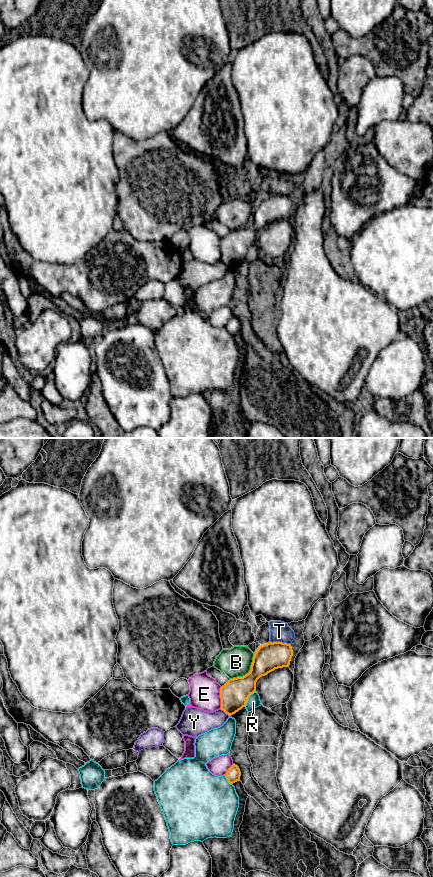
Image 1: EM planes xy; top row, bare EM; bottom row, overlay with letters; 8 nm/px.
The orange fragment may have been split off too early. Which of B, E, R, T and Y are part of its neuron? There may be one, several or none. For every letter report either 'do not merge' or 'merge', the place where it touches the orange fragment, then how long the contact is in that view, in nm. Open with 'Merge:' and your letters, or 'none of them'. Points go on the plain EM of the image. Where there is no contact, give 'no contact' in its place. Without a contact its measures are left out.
Merge: none of them
B: do not merge | xy (249, 224) | 300 nm
E: do not merge | xy (220, 249) | 180 nm
R: do not merge | xy (248, 249) | 160 nm
T: do not merge | xy (279, 194) | 170 nm
Y: do not merge | xy (225, 264) | 100 nm

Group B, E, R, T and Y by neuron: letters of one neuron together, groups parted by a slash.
B / E / R / T / Y

